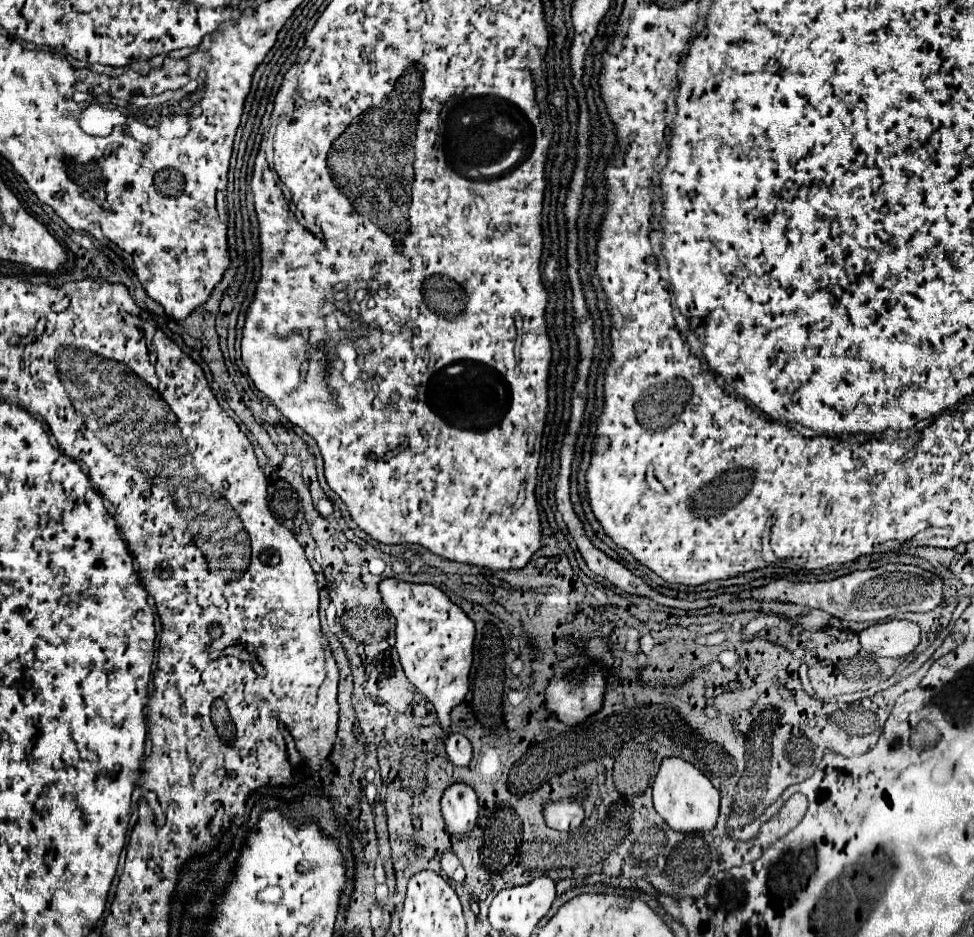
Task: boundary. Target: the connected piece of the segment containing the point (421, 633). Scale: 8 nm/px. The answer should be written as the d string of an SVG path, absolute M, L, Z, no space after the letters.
M387 577L379 583L379 593L381 593L383 605L397 619L397 653L399 653L403 671L407 679L435 705L439 725L445 733L449 733L449 711L455 705L459 705L465 693L469 691L469 669L473 661L473 639L475 639L473 621L441 589L429 583L407 583L395 577Z

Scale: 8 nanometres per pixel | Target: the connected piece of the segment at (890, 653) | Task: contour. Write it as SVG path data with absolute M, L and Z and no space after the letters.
M891 619L869 625L859 635L861 647L879 657L903 657L915 651L921 641L919 625L907 619Z

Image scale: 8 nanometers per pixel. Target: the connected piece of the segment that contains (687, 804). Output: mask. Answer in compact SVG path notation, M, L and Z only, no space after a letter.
M663 759L661 769L653 781L655 811L677 833L705 833L713 831L719 815L719 791L711 781L685 759Z

